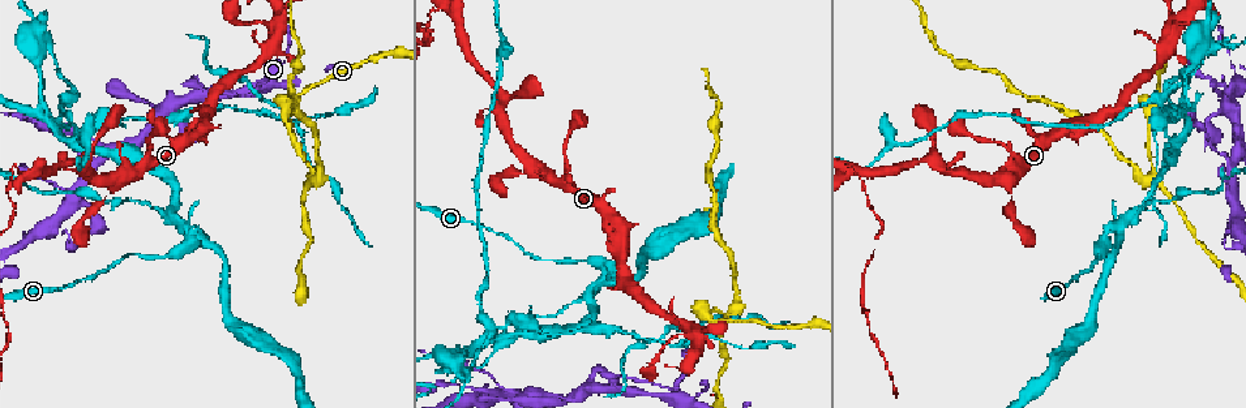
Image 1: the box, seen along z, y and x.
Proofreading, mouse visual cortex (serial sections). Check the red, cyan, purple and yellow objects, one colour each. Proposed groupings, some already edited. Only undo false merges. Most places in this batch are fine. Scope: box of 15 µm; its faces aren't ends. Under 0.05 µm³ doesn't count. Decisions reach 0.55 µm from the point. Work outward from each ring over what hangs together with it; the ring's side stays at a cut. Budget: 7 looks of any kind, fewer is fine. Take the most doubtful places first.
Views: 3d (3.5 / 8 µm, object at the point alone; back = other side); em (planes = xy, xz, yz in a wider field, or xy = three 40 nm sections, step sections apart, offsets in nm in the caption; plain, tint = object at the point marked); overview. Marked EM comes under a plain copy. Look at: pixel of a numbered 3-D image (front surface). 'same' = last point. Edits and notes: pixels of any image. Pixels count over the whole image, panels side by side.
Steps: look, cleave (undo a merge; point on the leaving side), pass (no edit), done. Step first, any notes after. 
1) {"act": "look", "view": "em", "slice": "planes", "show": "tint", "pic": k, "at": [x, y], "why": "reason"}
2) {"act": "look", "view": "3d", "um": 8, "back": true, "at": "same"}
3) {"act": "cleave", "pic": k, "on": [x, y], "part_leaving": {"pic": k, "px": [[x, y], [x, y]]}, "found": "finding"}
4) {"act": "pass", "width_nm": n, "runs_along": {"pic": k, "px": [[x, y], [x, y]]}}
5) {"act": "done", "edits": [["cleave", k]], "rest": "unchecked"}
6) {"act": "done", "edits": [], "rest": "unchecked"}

{"act": "look", "view": "3d", "um": 3.5, "pic": 1, "at": [852, 166], "why": "sharp bend"}

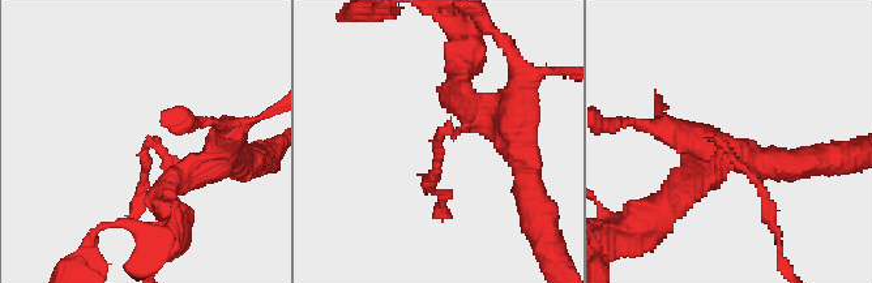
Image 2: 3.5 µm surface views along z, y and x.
{"act": "look", "view": "em", "slice": "xy", "step": 5, "show": "tint", "pic": 2, "at": [723, 145], "why": "need the tissue"}

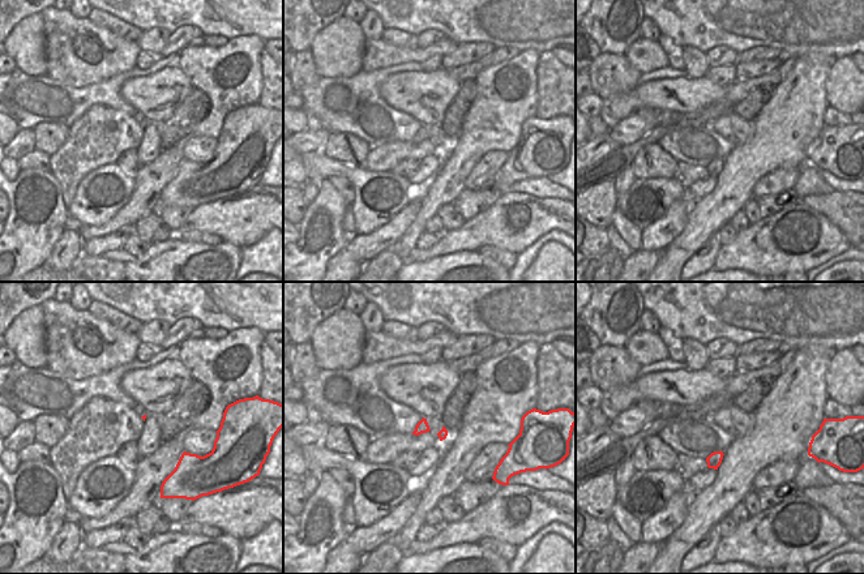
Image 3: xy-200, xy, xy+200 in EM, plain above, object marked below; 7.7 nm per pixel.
{"act": "cleave", "pic": 2, "on": [144, 183], "width_nm": 100, "part_leaving": {"pic": 2, "px": [[718, 144], [765, 196], [778, 244]]}, "found": "a second cell is stuck on"}

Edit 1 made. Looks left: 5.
{"act": "look", "view": "overview"}

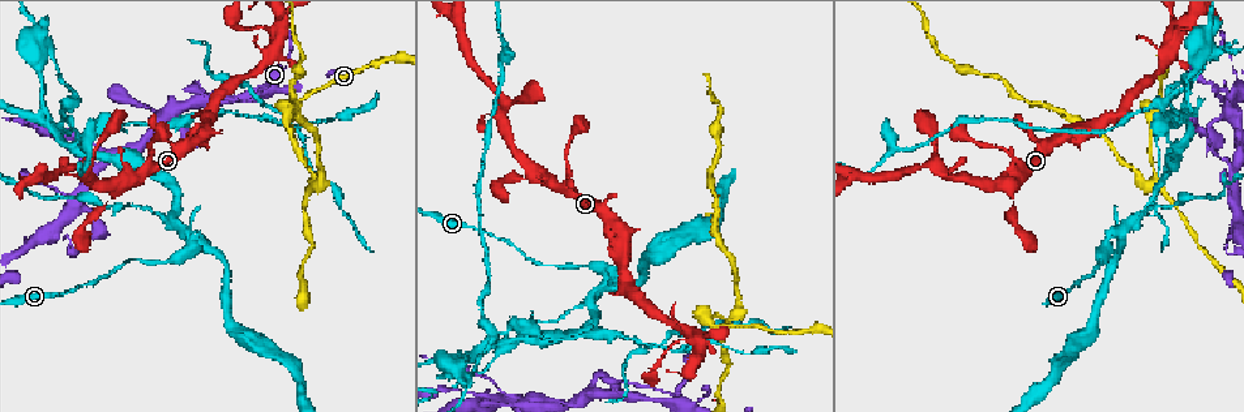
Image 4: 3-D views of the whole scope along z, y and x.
{"act": "look", "view": "3d", "um": 8, "pic": 4, "at": [1153, 183], "why": "abrupt turn"}

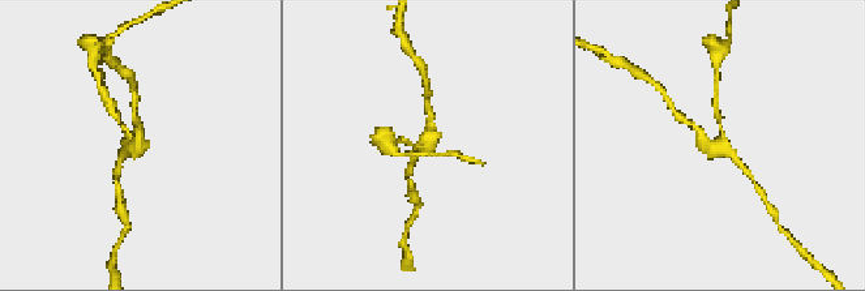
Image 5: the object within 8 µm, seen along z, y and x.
{"act": "look", "view": "3d", "um": 3.5, "pic": 5, "at": [427, 149]}

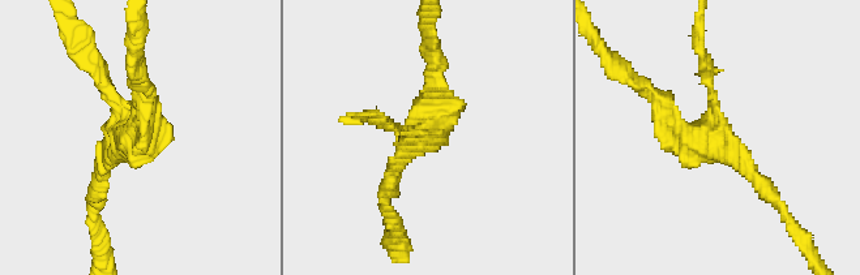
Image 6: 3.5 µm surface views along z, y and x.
{"act": "look", "view": "em", "slice": "xy", "step": 3, "show": "tint", "pic": 6, "at": [425, 128], "arms": 3, "arm_widths_nm": [150, 200, 250]}

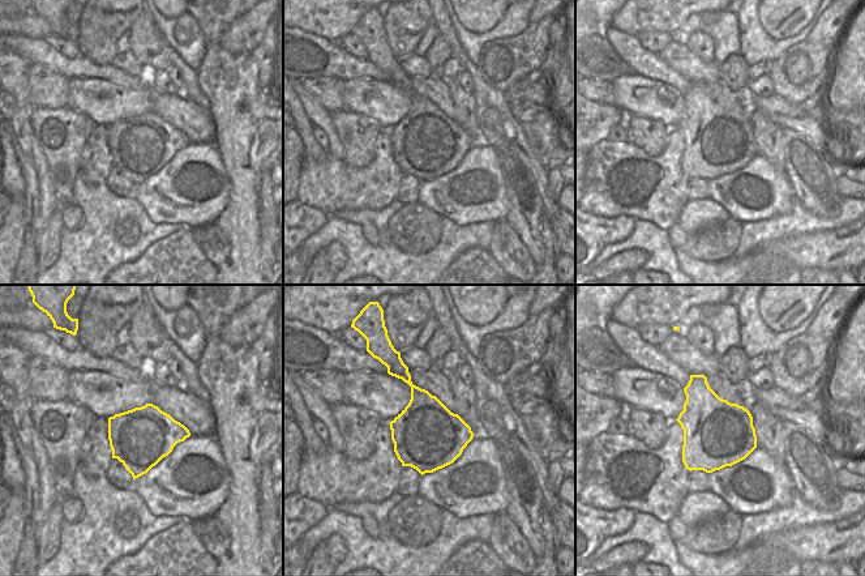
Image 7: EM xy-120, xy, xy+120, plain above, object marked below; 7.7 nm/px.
{"act": "pass", "runs_along": {"pic": 6, "px": [[377, 120], [424, 130], [437, 71]]}, "found": "continuous, no second cell"}

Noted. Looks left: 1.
{"act": "done", "edits": [["cleave", 2]], "rest": "unchecked"}

